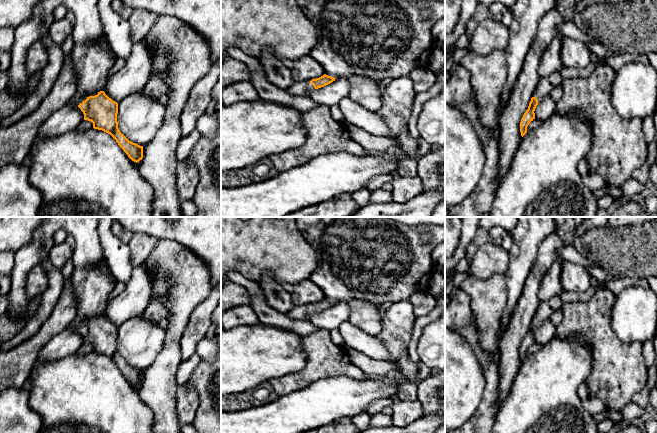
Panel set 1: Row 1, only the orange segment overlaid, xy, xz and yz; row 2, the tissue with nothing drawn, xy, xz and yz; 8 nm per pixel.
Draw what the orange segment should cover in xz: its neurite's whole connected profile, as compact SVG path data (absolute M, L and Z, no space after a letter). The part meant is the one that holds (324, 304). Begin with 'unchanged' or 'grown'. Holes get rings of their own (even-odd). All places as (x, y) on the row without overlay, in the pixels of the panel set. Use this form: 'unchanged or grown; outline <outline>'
grown; outline M324 298L316 303L296 306L286 313L286 315L292 320L309 321L314 313L324 311L335 305L335 303L336 302Z

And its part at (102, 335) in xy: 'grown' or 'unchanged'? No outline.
grown

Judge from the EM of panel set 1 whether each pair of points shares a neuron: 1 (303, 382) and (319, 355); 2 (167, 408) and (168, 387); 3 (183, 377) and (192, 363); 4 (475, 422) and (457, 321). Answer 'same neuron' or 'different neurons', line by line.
1: same neuron
2: same neuron
3: same neuron
4: same neuron

